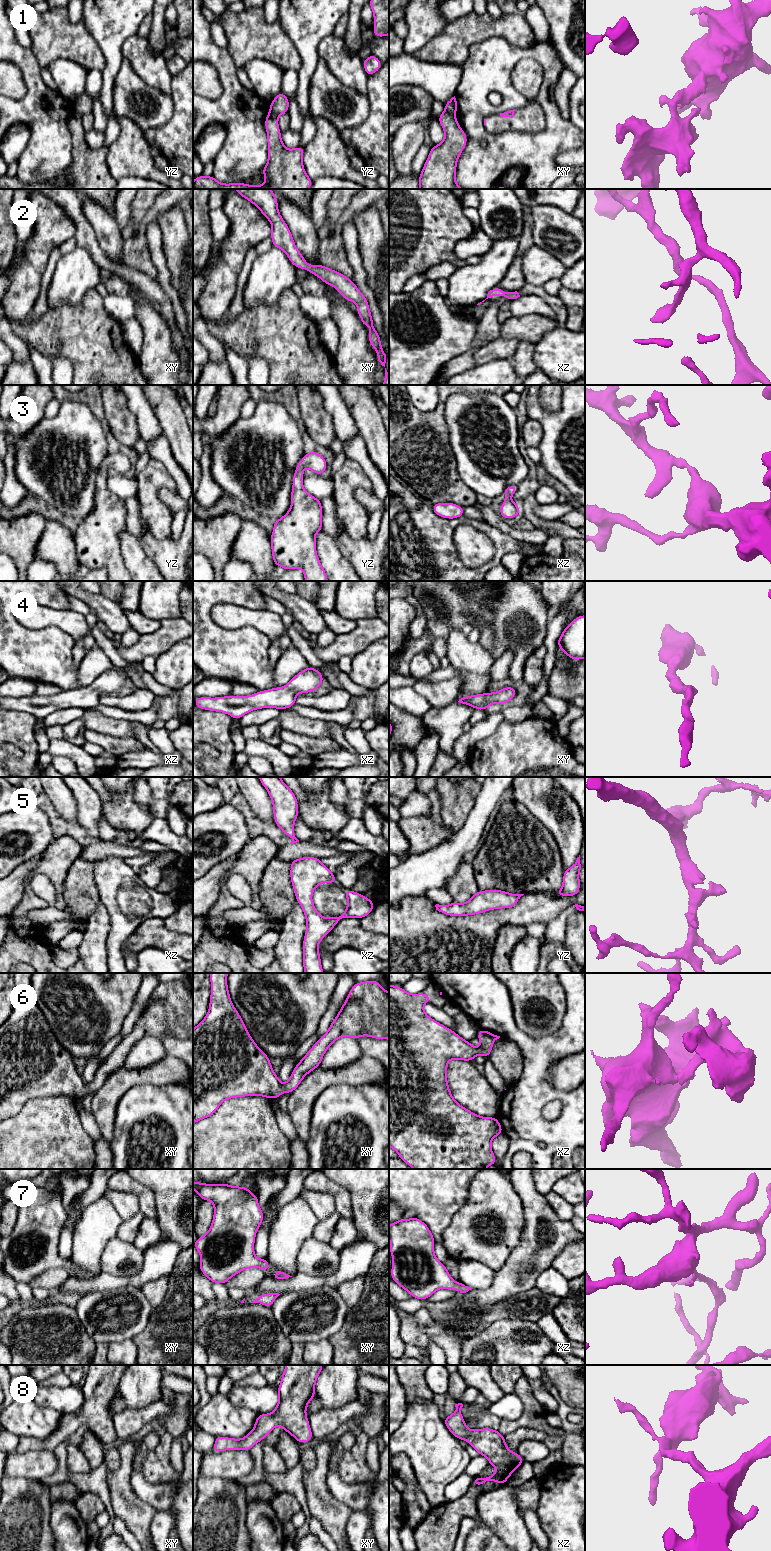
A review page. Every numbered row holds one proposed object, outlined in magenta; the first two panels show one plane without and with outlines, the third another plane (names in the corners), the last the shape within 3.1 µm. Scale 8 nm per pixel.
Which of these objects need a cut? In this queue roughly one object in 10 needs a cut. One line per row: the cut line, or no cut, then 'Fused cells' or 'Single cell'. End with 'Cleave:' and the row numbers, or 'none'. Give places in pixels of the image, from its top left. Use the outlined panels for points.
1: Split along xy (445, 109), (454, 115). Fused cells
2: No split. Single cell
3: No split. Single cell
4: No split. Single cell
5: No split. Single cell
6: No split. Single cell
7: No split. Single cell
8: No split. Single cell
Cleave: 1

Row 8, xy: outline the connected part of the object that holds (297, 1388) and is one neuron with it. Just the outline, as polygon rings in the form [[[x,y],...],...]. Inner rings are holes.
[[[286,1365],[281,1376],[281,1383],[278,1386],[279,1401],[275,1410],[269,1414],[259,1414],[256,1418],[254,1428],[242,1439],[216,1436],[213,1452],[225,1450],[245,1450],[250,1449],[258,1442],[262,1441],[268,1433],[278,1424],[283,1430],[291,1434],[299,1443],[307,1443],[313,1440],[313,1435],[306,1416],[306,1408],[309,1402],[315,1397],[315,1383],[322,1371],[323,1365]]]

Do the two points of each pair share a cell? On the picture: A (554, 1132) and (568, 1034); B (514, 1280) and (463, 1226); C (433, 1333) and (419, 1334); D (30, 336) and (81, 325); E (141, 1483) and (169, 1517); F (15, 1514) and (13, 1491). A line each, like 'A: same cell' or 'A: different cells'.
A: same cell
B: different cells
C: same cell
D: same cell
E: different cells
F: same cell

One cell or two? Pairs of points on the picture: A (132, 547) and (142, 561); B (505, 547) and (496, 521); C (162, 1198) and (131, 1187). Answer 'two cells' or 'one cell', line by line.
A: one cell
B: two cells
C: two cells

